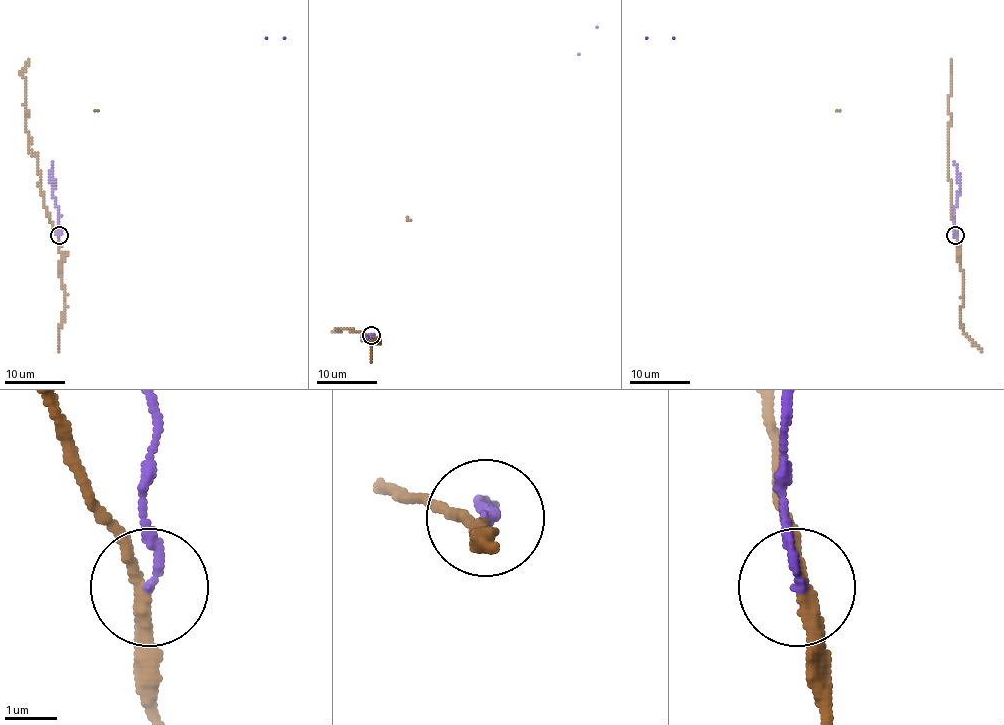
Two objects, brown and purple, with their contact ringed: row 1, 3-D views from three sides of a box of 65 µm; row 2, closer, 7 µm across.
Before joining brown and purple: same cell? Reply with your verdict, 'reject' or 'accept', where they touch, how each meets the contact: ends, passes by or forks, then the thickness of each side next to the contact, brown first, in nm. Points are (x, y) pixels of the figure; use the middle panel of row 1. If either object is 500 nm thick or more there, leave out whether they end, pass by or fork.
reject; at (371, 335); brown passes by; purple ends there; 240 nm thick on the brown side, 150 nm on the other

